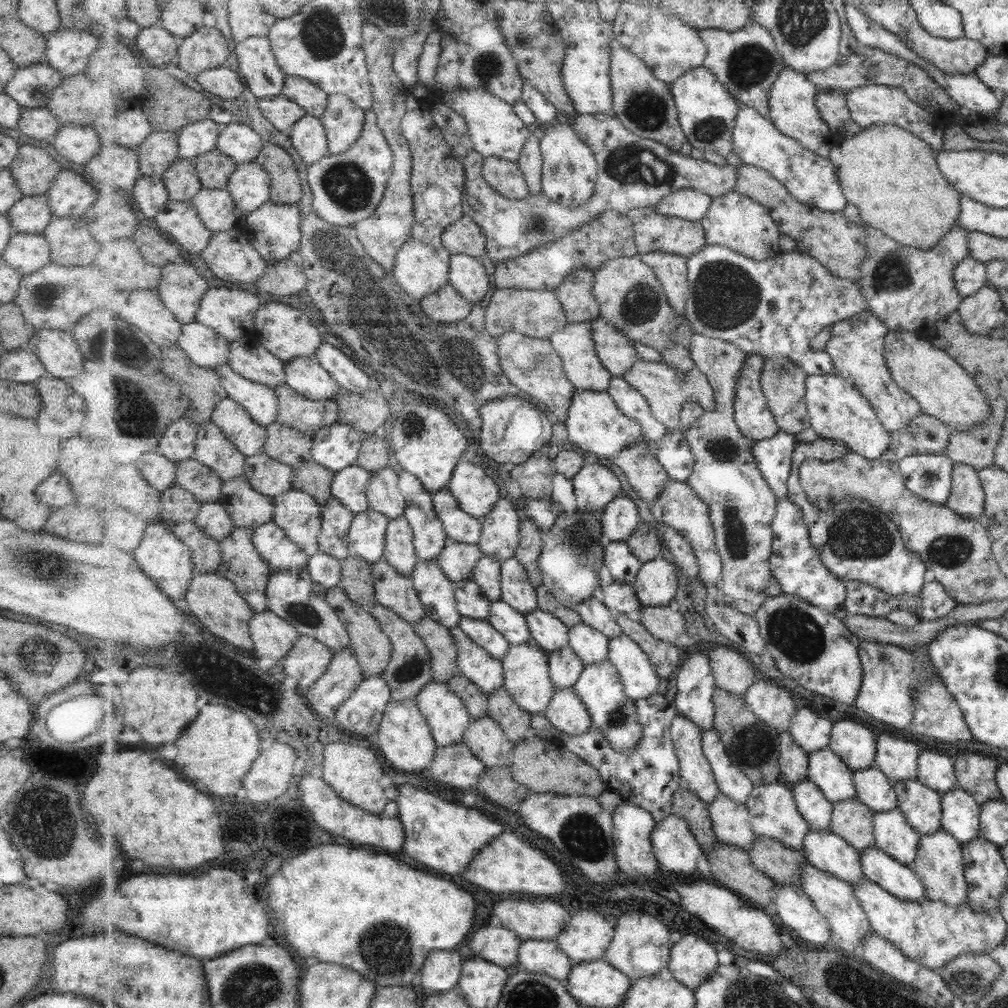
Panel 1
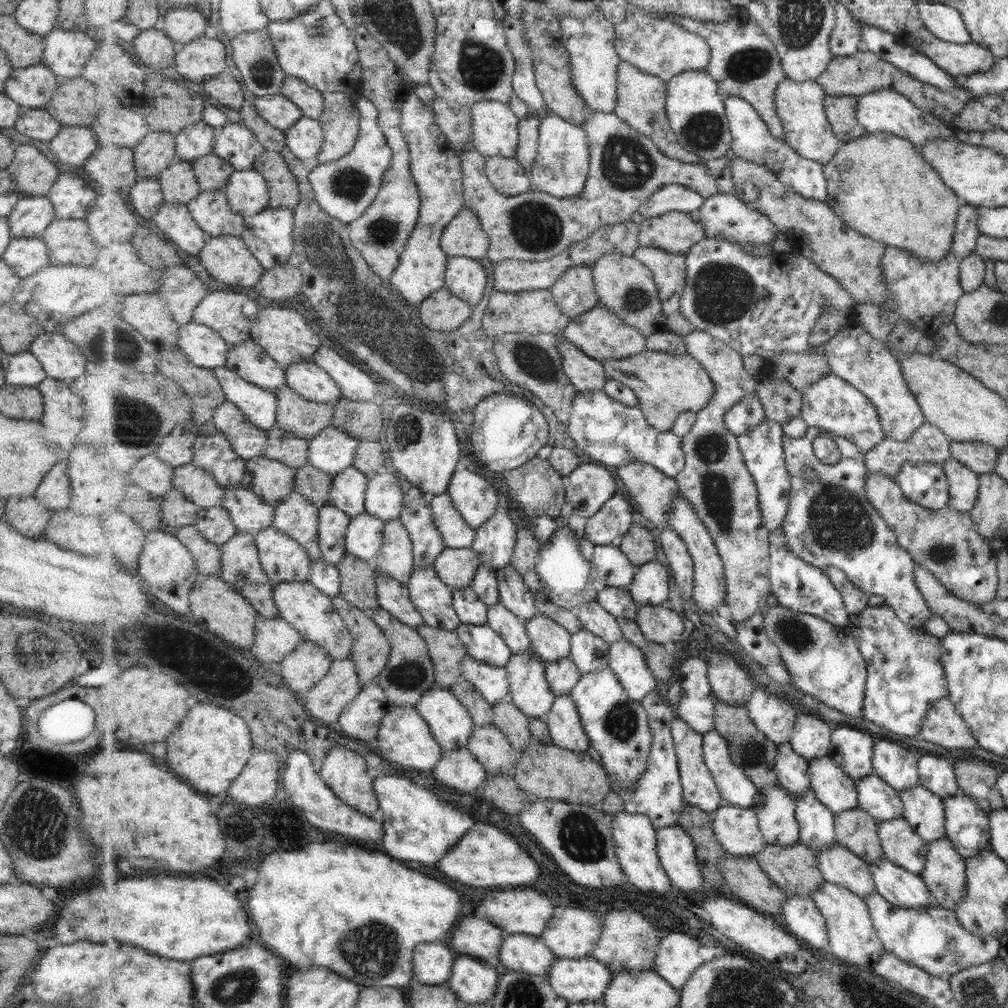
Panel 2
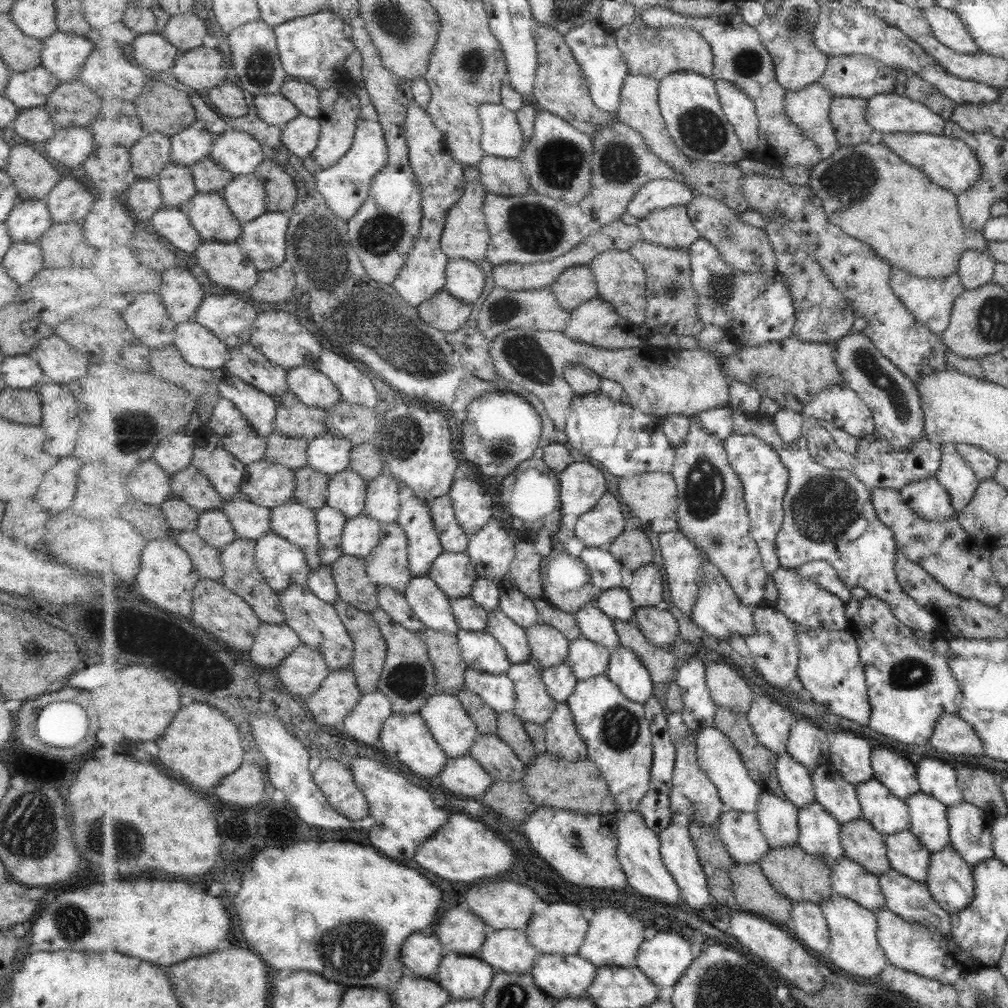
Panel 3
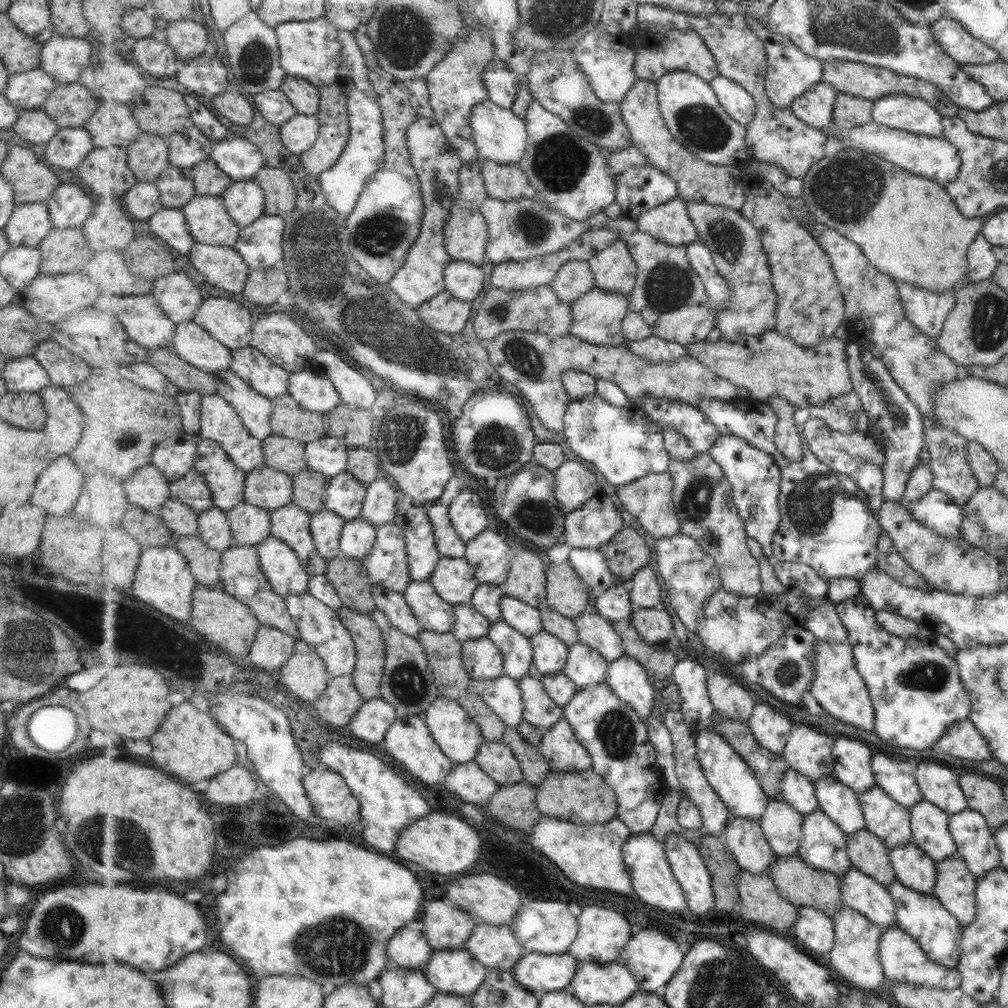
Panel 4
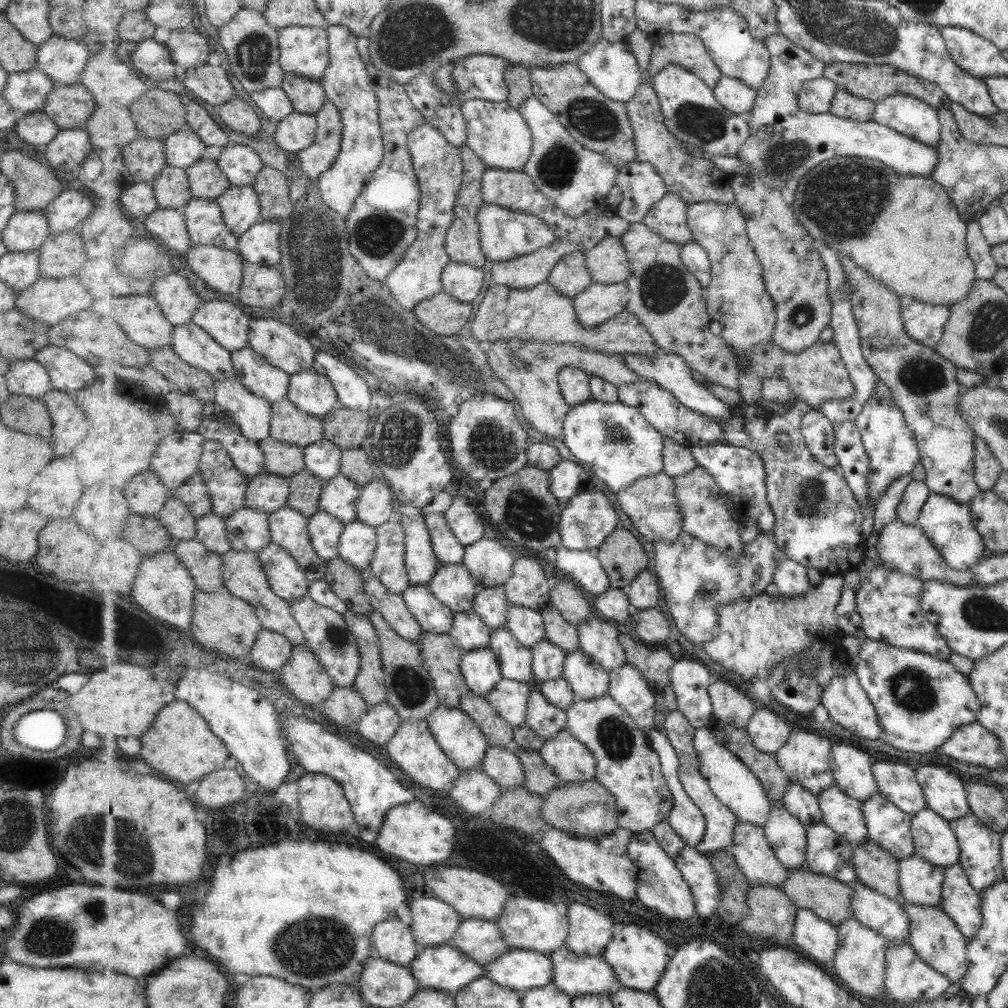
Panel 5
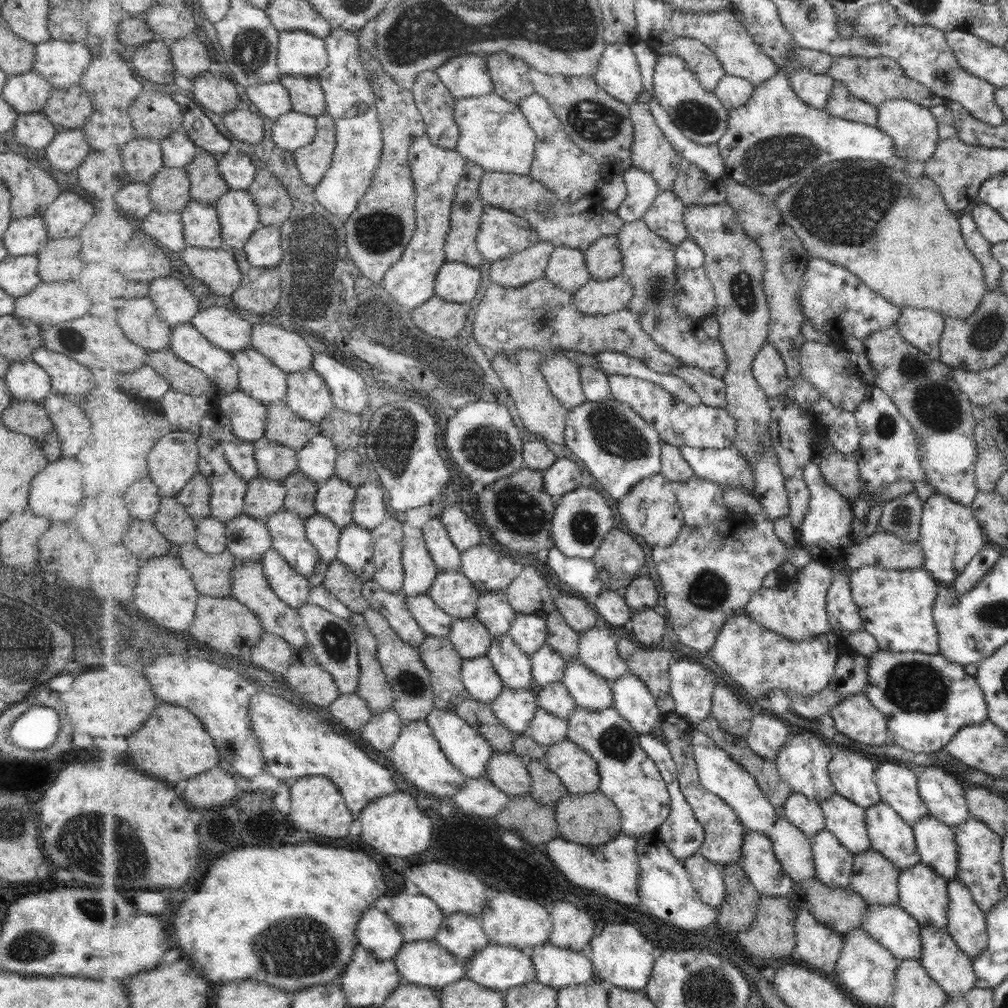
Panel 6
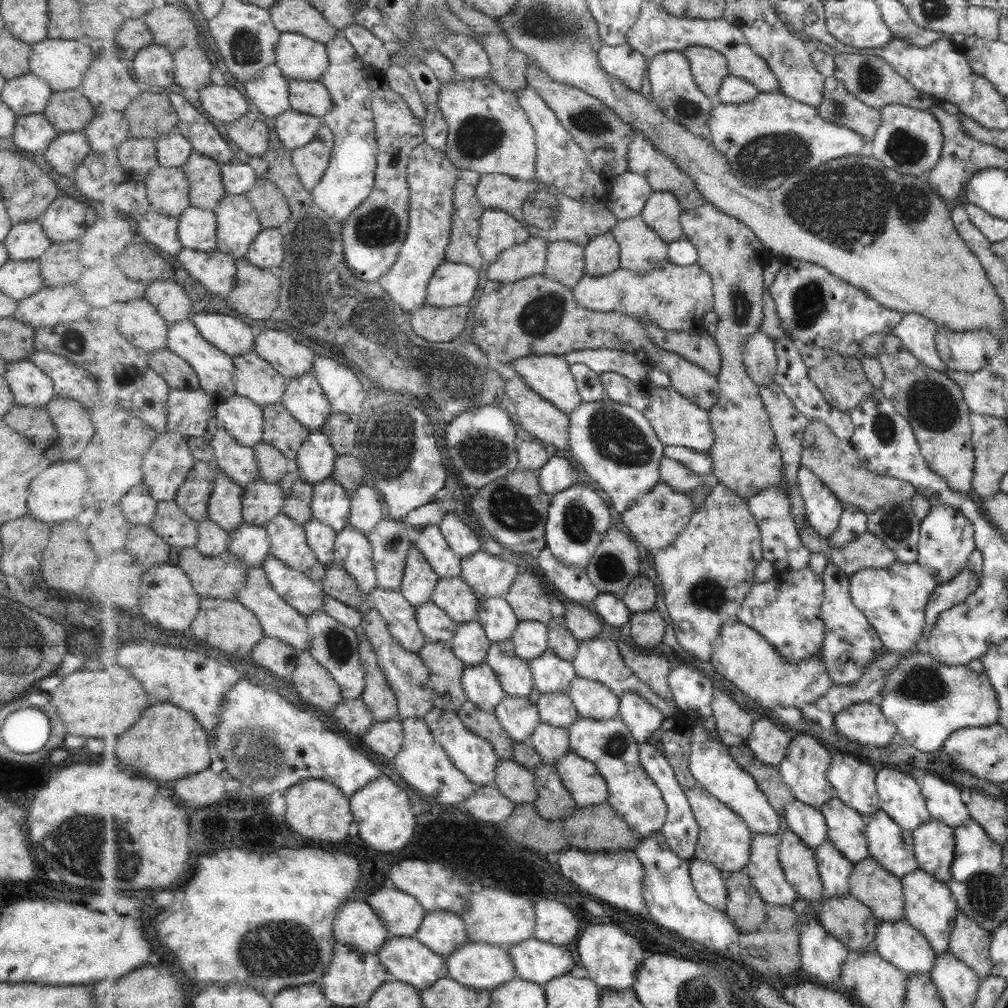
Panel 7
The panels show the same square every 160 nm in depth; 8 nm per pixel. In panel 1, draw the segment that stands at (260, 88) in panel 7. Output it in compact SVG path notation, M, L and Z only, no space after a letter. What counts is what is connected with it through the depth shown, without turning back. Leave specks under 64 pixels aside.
M277 95L269 98L262 98L259 101L261 112L268 118L282 133L290 134L298 120L305 117L308 112L293 102L285 95Z

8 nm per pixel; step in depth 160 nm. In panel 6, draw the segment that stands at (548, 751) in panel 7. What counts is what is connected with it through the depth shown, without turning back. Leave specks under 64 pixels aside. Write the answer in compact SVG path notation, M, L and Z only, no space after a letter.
M538 706L527 735L539 744L551 747L568 739L569 730L568 721Z

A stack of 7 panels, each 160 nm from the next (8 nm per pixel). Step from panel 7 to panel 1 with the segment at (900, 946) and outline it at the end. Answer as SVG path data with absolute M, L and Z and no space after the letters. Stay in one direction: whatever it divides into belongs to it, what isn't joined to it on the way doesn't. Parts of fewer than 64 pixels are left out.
M830 829L810 831L804 842L803 853L809 864L854 886L866 878L862 854Z

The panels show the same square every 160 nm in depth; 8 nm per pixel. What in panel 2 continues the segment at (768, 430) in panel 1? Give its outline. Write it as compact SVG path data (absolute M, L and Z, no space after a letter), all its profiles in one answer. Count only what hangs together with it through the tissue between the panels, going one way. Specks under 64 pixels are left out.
M757 394L745 399L739 405L733 406L725 415L727 428L735 435L747 434L752 428L767 419L766 410Z

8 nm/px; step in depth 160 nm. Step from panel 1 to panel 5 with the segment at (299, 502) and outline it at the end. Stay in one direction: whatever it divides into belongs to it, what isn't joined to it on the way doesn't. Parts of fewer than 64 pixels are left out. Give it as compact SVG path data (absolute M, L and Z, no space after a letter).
M289 506L270 514L272 542L284 546L306 571L310 581L324 579L328 561L315 552L310 536L310 517Z

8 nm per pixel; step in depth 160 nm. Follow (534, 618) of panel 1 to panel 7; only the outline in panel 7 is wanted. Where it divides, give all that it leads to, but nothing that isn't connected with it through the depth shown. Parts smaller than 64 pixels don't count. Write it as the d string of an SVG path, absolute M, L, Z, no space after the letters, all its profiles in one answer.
M550 648L529 663L535 673L535 688L538 695L569 692L572 682L578 676L574 664L561 658Z

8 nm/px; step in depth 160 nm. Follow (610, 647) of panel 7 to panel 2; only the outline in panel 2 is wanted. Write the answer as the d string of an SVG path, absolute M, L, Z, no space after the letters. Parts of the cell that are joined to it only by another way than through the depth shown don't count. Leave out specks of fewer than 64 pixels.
M597 600L578 608L577 615L582 622L583 629L590 630L610 644L624 638L622 626L618 623L619 618L605 610Z

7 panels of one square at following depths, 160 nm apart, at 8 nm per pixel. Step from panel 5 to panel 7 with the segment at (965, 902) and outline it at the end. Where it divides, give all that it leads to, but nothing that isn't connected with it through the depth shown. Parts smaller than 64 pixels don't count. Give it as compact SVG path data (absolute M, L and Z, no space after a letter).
M962 912L956 913L948 951L969 966L979 979L990 975L989 943L990 935L975 921Z

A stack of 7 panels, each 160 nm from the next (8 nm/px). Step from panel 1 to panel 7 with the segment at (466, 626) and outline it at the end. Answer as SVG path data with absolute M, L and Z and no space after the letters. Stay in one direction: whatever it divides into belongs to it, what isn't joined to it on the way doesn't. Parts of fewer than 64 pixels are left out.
M486 662L465 667L462 683L468 700L486 711L493 712L508 696L506 690L503 690L502 682L499 682L498 674Z

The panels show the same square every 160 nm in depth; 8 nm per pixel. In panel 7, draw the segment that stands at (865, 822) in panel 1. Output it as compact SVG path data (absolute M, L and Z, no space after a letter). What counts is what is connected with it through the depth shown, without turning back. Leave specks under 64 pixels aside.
M871 856L855 864L849 893L870 906L879 920L904 917L901 880Z

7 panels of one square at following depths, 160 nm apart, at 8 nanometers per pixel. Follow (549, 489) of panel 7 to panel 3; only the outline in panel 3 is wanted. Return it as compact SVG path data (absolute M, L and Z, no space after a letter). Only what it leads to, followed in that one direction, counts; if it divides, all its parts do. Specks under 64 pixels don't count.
M585 460L570 464L562 473L558 474L558 477L562 487L560 497L562 498L563 514L575 514L580 517L593 509L609 490L605 470L595 467L593 463L587 464Z

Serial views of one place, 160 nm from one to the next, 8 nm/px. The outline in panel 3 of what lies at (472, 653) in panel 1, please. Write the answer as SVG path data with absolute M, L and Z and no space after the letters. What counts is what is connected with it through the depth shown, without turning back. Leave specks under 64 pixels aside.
M469 667L466 670L465 685L498 713L516 708L515 683L507 674L489 674Z

